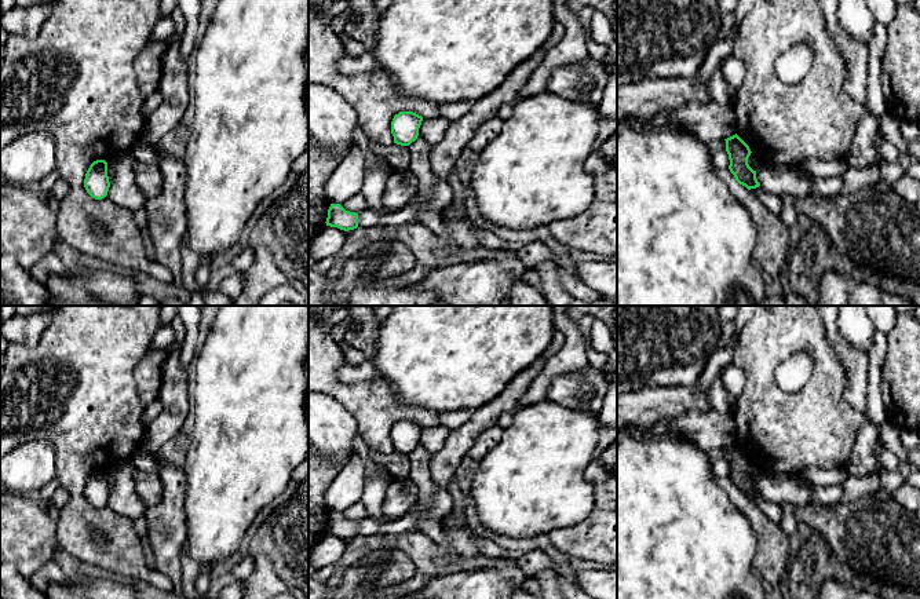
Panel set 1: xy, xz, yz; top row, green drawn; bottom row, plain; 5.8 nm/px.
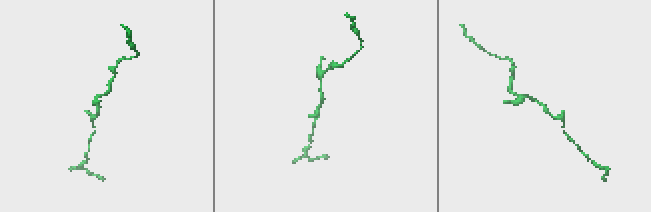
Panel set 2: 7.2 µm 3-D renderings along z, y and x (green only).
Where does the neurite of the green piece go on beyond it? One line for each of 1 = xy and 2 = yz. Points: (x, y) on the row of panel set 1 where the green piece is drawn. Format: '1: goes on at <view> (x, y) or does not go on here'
1: does not go on here
2: does not go on here

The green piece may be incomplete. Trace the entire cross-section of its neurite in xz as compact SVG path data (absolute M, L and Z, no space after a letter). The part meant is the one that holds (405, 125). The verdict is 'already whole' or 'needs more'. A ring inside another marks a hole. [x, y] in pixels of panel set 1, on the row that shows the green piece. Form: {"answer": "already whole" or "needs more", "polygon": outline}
{"answer": "already whole", "polygon": "M399 112L391 121L391 134L394 143L409 146L419 136L419 128L423 117L413 112Z"}

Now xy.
{"answer": "already whole", "polygon": "M96 160L90 165L85 174L84 187L95 200L102 200L107 196L110 182L107 176L107 162L105 160Z"}

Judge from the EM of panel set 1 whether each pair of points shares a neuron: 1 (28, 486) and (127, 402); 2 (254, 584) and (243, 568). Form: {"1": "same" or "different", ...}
{"1": "different", "2": "different"}

